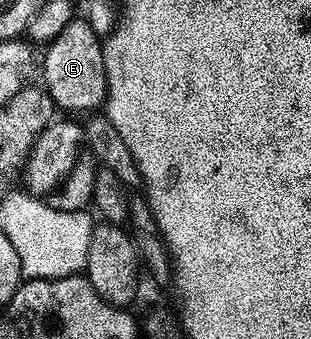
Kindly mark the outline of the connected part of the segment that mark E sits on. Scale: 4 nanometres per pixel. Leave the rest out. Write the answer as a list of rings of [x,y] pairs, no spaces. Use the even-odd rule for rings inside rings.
[[[73,17],[70,25],[47,44],[44,55],[42,86],[57,108],[64,111],[93,112],[108,97],[108,78],[104,64],[102,36],[83,17]]]

